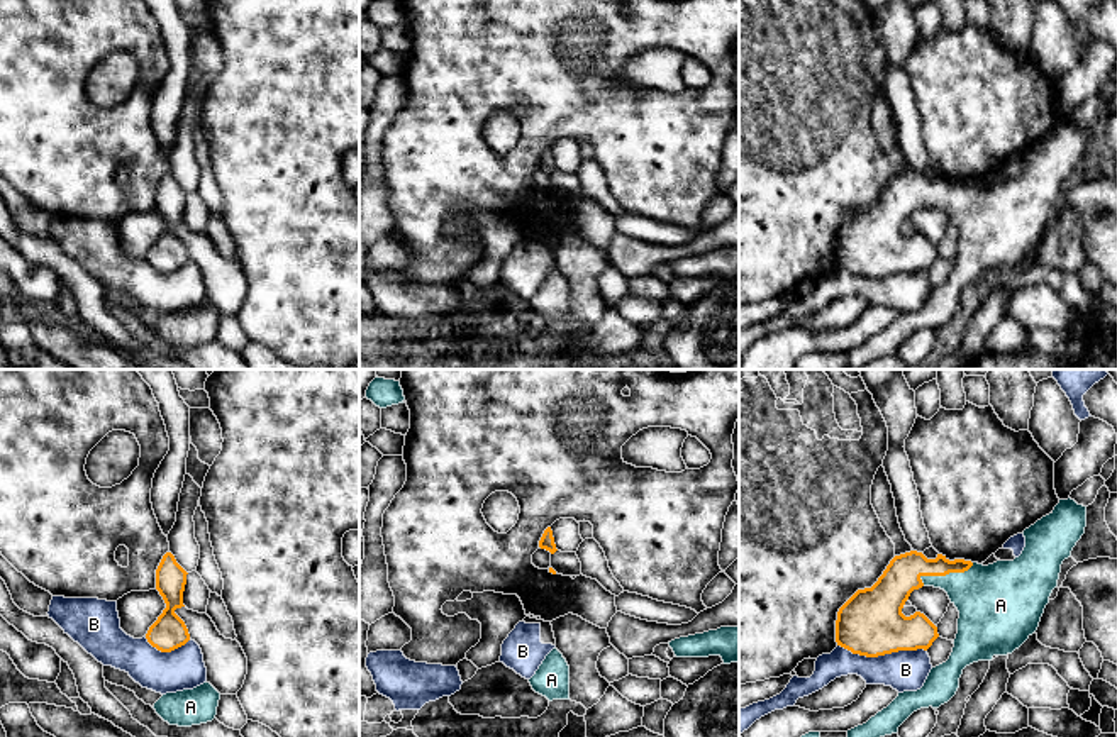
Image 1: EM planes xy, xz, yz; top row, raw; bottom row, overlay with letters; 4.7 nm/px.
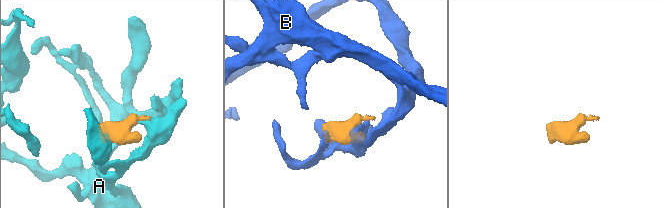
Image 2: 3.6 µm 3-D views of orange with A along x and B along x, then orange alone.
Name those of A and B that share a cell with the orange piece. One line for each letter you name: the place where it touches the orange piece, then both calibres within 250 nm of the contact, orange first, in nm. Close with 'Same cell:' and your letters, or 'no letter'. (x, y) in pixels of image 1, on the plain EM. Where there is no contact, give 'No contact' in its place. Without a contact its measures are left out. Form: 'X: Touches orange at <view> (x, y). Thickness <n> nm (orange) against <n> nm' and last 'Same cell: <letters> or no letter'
A: Touches orange at yz (946, 193). Thickness 170 nm (orange) against 320 nm
Same cell: A

